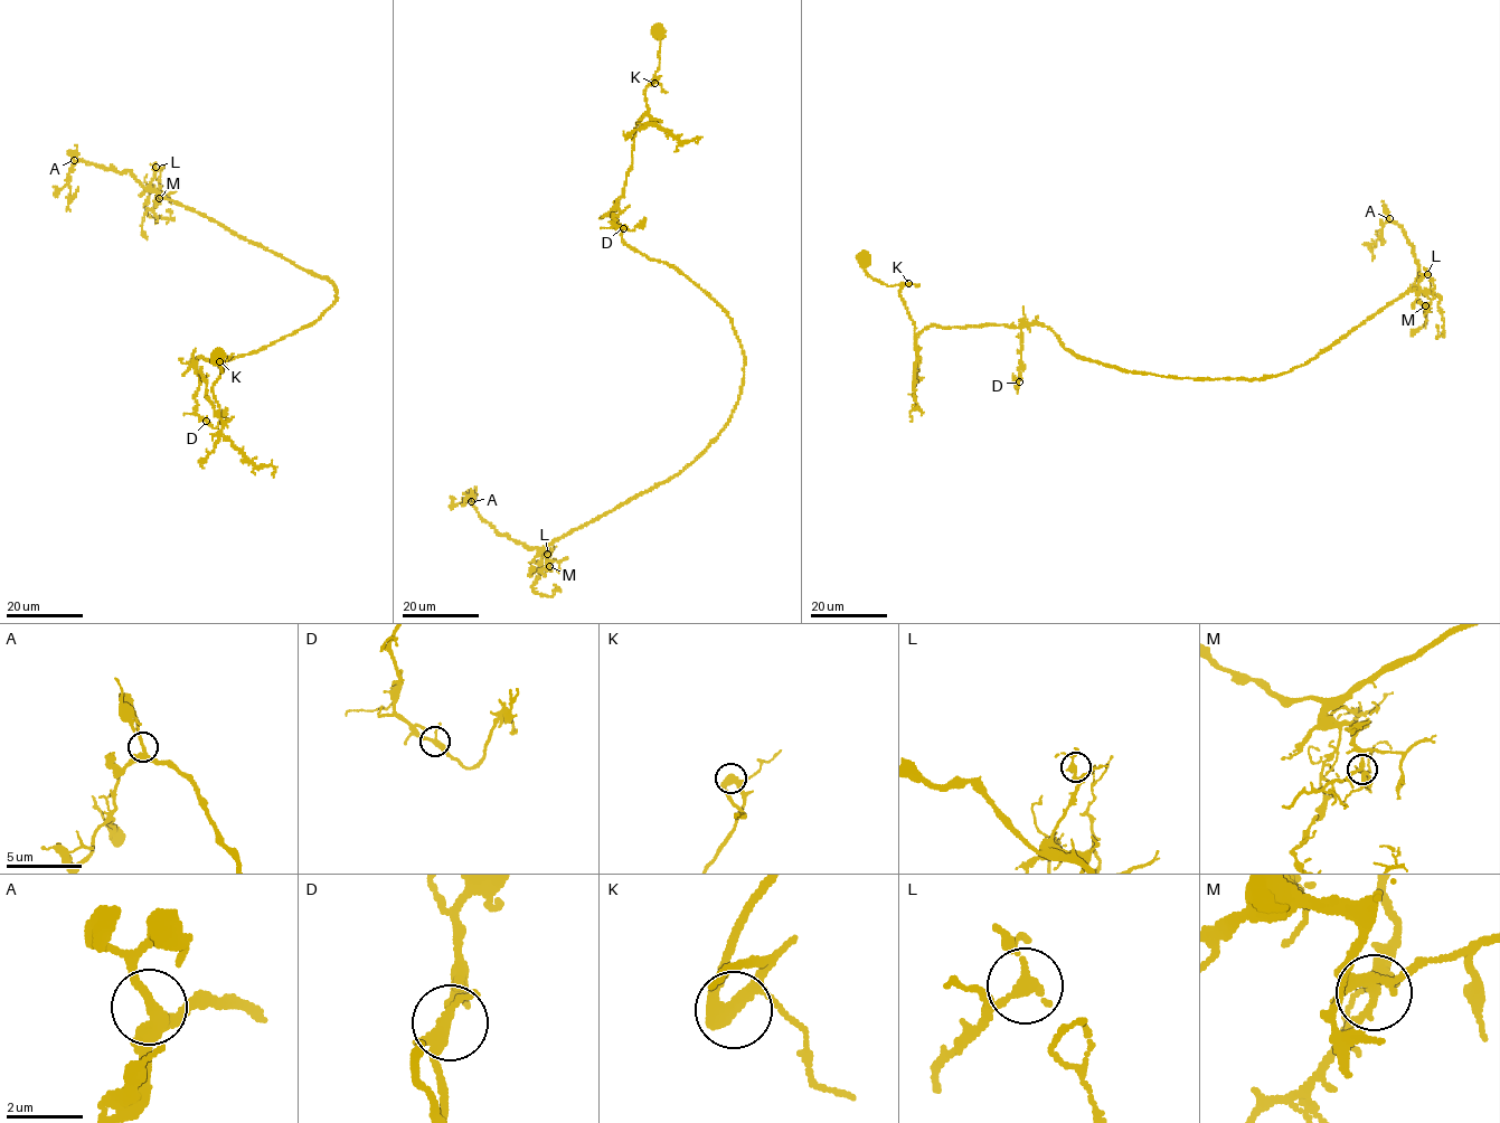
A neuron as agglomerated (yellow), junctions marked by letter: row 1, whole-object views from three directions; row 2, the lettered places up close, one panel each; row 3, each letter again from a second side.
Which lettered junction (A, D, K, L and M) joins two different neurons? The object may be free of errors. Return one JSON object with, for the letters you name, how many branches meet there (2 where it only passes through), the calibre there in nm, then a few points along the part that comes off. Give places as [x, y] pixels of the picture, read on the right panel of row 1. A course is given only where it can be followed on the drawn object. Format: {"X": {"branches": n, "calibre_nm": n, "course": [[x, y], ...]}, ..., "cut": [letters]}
{"cut": []}

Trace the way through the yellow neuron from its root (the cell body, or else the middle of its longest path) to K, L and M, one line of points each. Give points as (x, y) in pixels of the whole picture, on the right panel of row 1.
K: (1170, 377), (1077, 357), (1050, 329), (1034, 323), (931, 326), (916, 334), (899, 295), (909, 283)
L: (1170, 377), (1251, 380), (1293, 369), (1315, 358), (1414, 289), (1427, 274)
M: (1170, 377), (1251, 380), (1273, 376), (1315, 358), (1407, 291), (1416, 288), (1425, 305)

